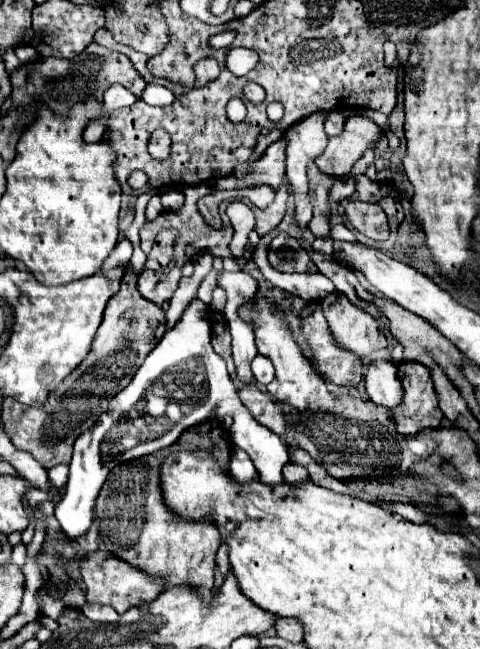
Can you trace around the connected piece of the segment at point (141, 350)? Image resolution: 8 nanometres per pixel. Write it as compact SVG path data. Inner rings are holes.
M127 268L121 278L119 294L107 302L103 322L87 358L51 392L51 398L37 408L23 406L7 398L3 400L3 422L11 444L17 450L33 454L33 458L39 460L39 464L43 464L47 470L55 464L69 464L75 438L83 434L83 430L89 430L99 414L107 410L109 400L127 386L135 370L143 364L143 358L159 344L163 334L165 310L139 294L137 274ZM125 334L129 336L129 344L123 344Z

